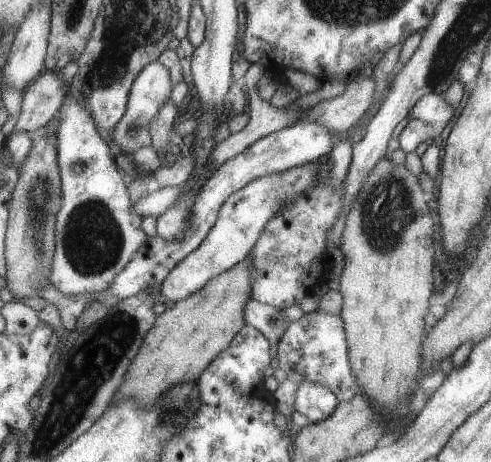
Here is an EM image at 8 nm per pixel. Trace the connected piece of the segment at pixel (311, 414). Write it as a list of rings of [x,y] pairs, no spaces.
[[[299,383],[294,396],[294,410],[303,414],[311,423],[326,419],[338,403],[335,395],[319,383]]]

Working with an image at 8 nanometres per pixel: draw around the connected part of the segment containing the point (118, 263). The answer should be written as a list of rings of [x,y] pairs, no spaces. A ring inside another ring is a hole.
[[[64,82],[64,85],[65,85],[65,86],[66,86],[66,95],[65,95],[65,96],[64,96],[64,97],[63,97],[63,100],[62,100],[62,103],[61,103],[61,107],[60,107],[60,108],[59,108],[59,110],[58,110],[58,112],[57,112],[57,118],[59,118],[59,120],[58,120],[58,127],[57,127],[57,128],[56,128],[56,134],[55,134],[55,143],[56,143],[56,161],[57,161],[57,164],[58,164],[58,169],[59,169],[59,172],[60,172],[60,189],[61,189],[61,194],[62,194],[62,195],[61,195],[61,198],[62,198],[62,199],[61,199],[61,204],[60,204],[60,207],[59,207],[59,210],[58,210],[58,211],[57,211],[57,212],[56,212],[56,221],[55,221],[55,224],[54,224],[54,255],[53,255],[53,258],[52,258],[52,265],[51,265],[51,270],[50,270],[50,273],[49,273],[49,276],[48,276],[48,277],[49,277],[49,280],[50,280],[50,284],[51,284],[51,285],[52,285],[52,286],[53,286],[53,287],[55,287],[55,288],[56,288],[56,289],[57,289],[57,290],[58,290],[58,291],[59,291],[59,292],[60,292],[60,293],[63,293],[63,294],[64,294],[64,295],[82,295],[82,294],[83,294],[83,293],[89,293],[89,294],[91,294],[91,293],[94,293],[94,292],[105,292],[105,290],[106,290],[106,288],[107,288],[107,287],[108,287],[108,286],[109,286],[109,285],[110,285],[110,284],[111,284],[111,282],[113,282],[113,279],[114,279],[114,278],[115,278],[115,275],[116,275],[116,274],[119,274],[119,271],[120,271],[120,270],[123,270],[123,267],[124,267],[124,266],[125,266],[125,265],[126,265],[126,264],[127,264],[127,263],[128,263],[128,262],[129,262],[129,261],[130,261],[130,260],[131,260],[131,257],[132,257],[132,256],[133,256],[133,255],[134,255],[134,252],[135,252],[135,251],[136,251],[136,250],[137,250],[137,249],[139,249],[139,248],[140,248],[140,247],[141,247],[141,246],[142,246],[142,245],[143,245],[143,244],[144,244],[144,243],[145,243],[145,242],[146,242],[146,238],[147,238],[147,237],[148,237],[148,236],[147,236],[147,235],[145,235],[145,233],[143,233],[143,230],[142,230],[142,229],[141,229],[141,228],[140,228],[140,227],[139,227],[139,224],[141,224],[141,219],[142,219],[142,218],[141,218],[141,217],[140,217],[140,216],[139,216],[139,215],[138,215],[138,214],[137,214],[137,213],[136,213],[136,212],[135,212],[135,211],[134,211],[134,210],[133,210],[133,209],[132,209],[132,202],[131,202],[131,201],[130,201],[130,198],[129,198],[129,195],[128,195],[128,192],[127,192],[127,189],[126,189],[126,178],[125,178],[125,176],[123,176],[123,174],[122,174],[122,173],[120,173],[120,172],[118,172],[118,171],[117,171],[117,166],[116,166],[116,164],[115,164],[115,162],[114,162],[114,159],[111,159],[111,156],[109,156],[109,149],[108,149],[108,148],[107,148],[107,139],[106,139],[106,138],[105,138],[105,136],[104,136],[104,135],[103,135],[103,134],[101,134],[101,133],[100,133],[100,132],[99,132],[99,130],[97,130],[97,129],[96,129],[96,128],[95,128],[95,126],[94,126],[94,124],[93,124],[93,122],[92,122],[92,118],[91,118],[91,117],[90,117],[90,114],[89,114],[89,112],[88,112],[88,111],[87,111],[87,109],[86,109],[86,108],[85,108],[85,105],[84,105],[84,107],[83,107],[83,108],[81,108],[81,106],[79,106],[79,104],[77,104],[77,102],[74,102],[74,100],[72,100],[72,99],[70,99],[70,97],[69,97],[69,95],[68,95],[68,87],[67,87],[67,85],[66,85],[66,83],[65,83],[65,82]],[[75,162],[81,162],[81,163],[83,163],[83,165],[84,165],[84,166],[83,166],[83,170],[81,170],[81,172],[75,172],[75,171],[74,171],[74,170],[73,170],[73,164],[75,164]]]

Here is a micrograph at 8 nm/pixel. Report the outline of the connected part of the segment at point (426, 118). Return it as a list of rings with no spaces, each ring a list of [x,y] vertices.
[[[429,93],[423,95],[408,112],[408,118],[422,120],[426,123],[443,126],[453,115],[451,106],[444,100],[443,94]]]

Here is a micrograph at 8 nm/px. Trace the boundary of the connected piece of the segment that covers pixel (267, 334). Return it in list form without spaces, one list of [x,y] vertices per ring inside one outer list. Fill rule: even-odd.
[[[249,298],[242,311],[244,312],[244,322],[259,329],[270,344],[274,344],[276,347],[278,340],[290,323],[282,309]]]

